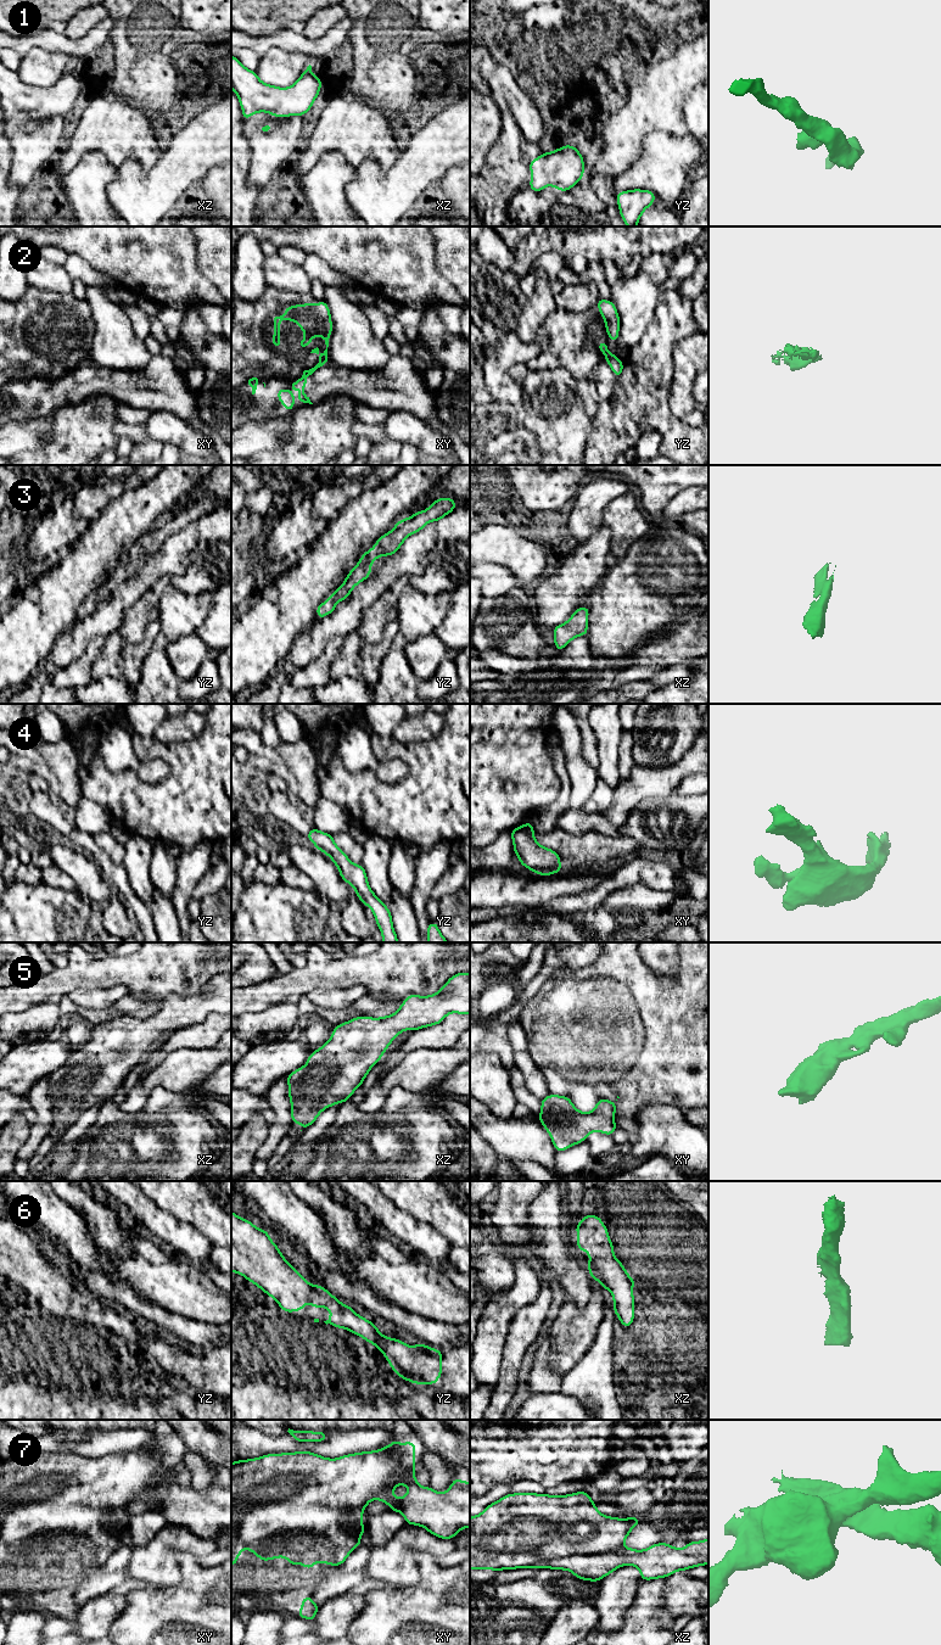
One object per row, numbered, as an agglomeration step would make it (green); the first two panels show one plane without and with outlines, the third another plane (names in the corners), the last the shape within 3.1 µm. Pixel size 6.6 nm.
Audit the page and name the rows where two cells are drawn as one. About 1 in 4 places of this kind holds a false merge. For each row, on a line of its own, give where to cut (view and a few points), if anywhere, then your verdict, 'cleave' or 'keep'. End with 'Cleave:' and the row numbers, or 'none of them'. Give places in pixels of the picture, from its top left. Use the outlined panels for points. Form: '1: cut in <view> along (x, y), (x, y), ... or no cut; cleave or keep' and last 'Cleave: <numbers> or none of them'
1: no cut; keep
2: cut in yz along (614, 356), (605, 359); cleave
3: no cut; keep
4: no cut; keep
5: no cut; keep
6: no cut; keep
7: cut in xz along (622, 1545), (599, 1554), (571, 1554), (544, 1559), (537, 1565); cleave
Cleave: 2, 7

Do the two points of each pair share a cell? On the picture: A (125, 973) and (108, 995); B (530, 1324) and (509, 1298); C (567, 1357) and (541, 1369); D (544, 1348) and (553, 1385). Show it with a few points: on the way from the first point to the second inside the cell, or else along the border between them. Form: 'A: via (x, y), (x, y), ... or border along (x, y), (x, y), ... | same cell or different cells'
A: border along (87, 989), (107, 989), (123, 985), (128, 994) | different cells
B: border along (539, 1291), (516, 1313), (509, 1324), (507, 1336) | different cells
C: border along (549, 1337), (548, 1366), (561, 1376) | different cells
D: via (542, 1357), (542, 1374), (544, 1376) | same cell

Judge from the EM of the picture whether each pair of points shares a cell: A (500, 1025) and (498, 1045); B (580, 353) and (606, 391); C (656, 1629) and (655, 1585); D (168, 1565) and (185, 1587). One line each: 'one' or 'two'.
A: one
B: two
C: one
D: two

